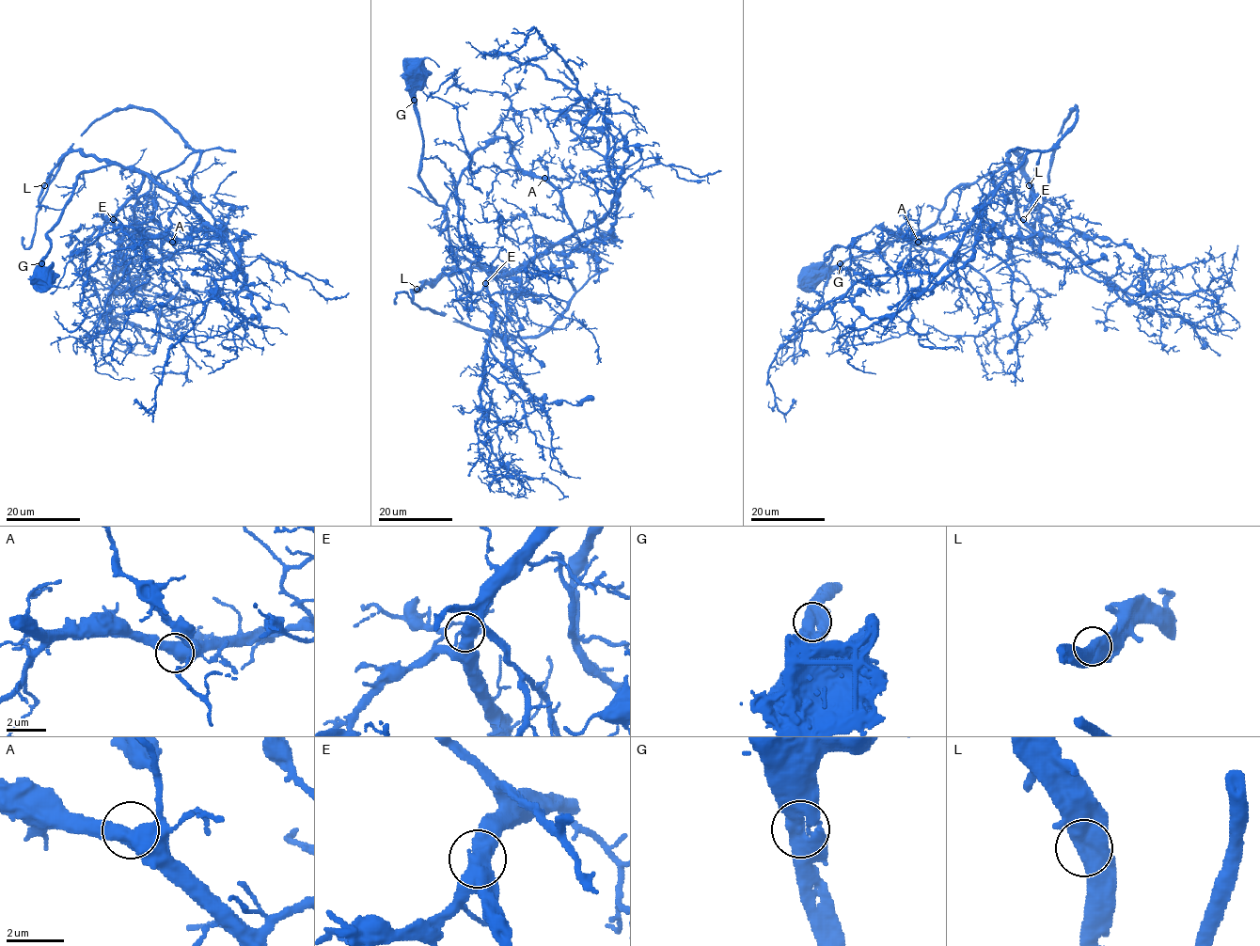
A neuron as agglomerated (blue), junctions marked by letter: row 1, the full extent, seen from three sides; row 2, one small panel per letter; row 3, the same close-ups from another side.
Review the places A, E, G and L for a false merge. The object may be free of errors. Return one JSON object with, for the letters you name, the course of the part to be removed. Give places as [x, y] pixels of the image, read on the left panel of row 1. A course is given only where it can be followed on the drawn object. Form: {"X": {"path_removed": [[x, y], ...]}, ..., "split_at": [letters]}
{"split_at": []}

